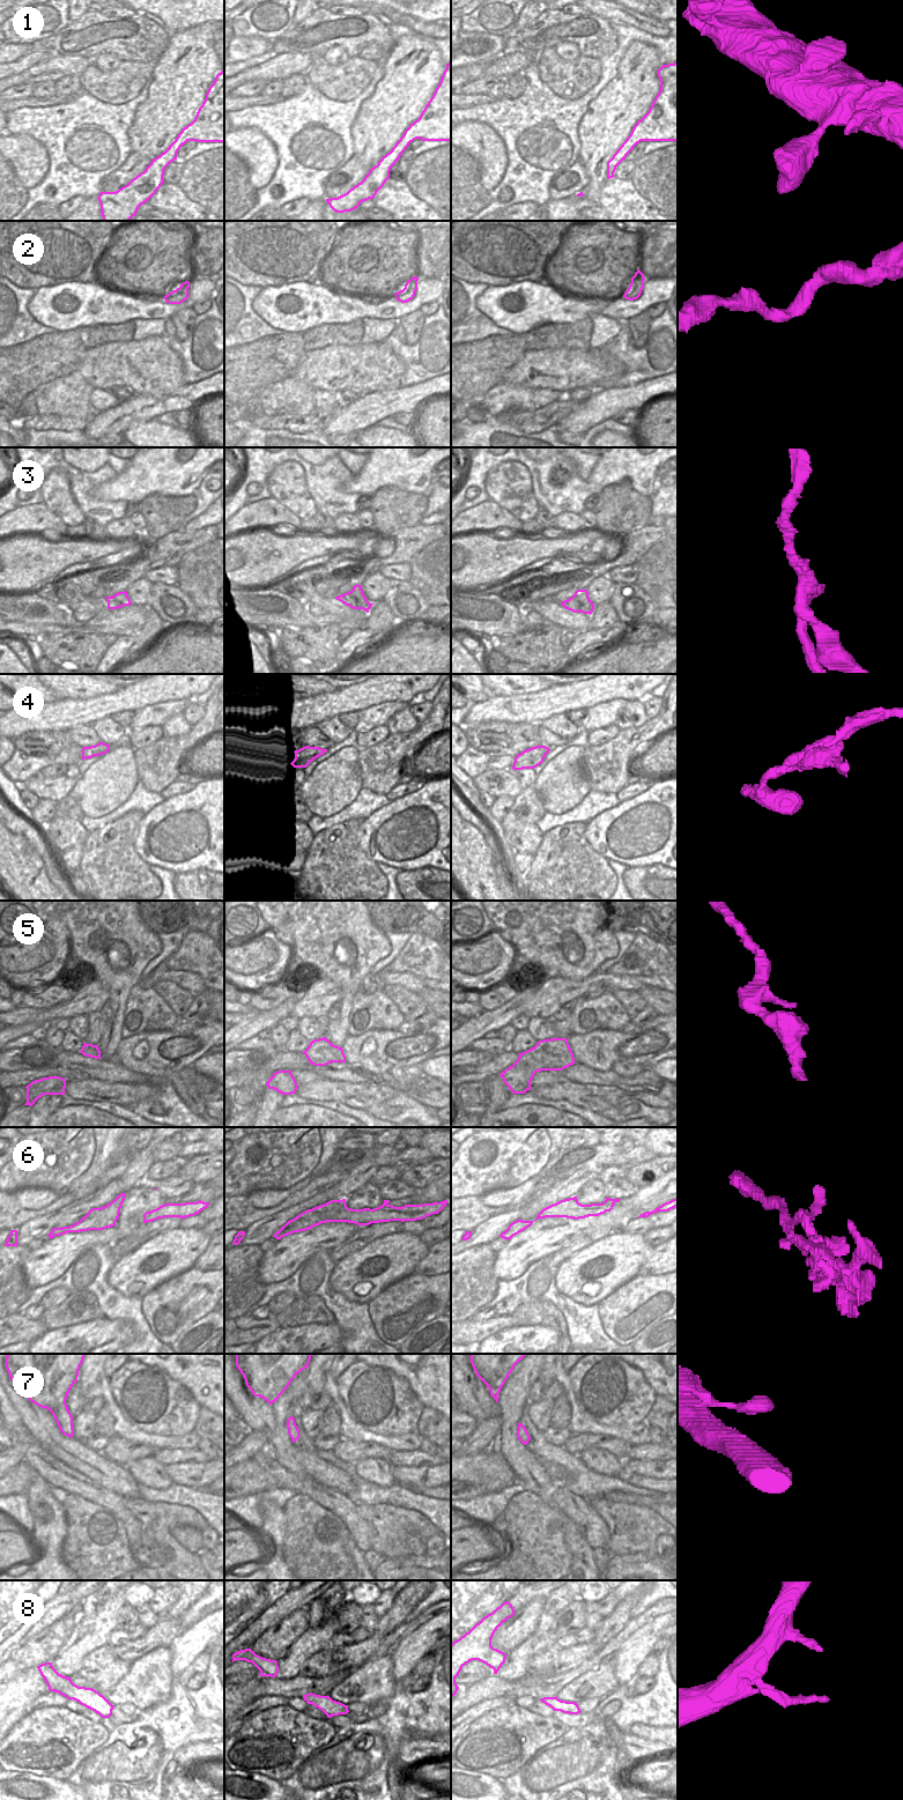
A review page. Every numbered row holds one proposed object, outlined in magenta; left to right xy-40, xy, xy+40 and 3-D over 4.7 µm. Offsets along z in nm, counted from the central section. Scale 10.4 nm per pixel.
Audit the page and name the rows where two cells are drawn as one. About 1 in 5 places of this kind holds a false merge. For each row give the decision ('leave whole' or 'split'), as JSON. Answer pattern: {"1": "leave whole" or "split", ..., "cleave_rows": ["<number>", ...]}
{"1": "leave whole", "2": "leave whole", "3": "split", "4": "split", "5": "leave whole", "6": "split", "7": "leave whole", "8": "leave whole", "cleave_rows": ["3", "4", "6"]}

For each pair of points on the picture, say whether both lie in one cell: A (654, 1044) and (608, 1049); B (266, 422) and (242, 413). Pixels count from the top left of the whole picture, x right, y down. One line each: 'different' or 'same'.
A: same
B: different

